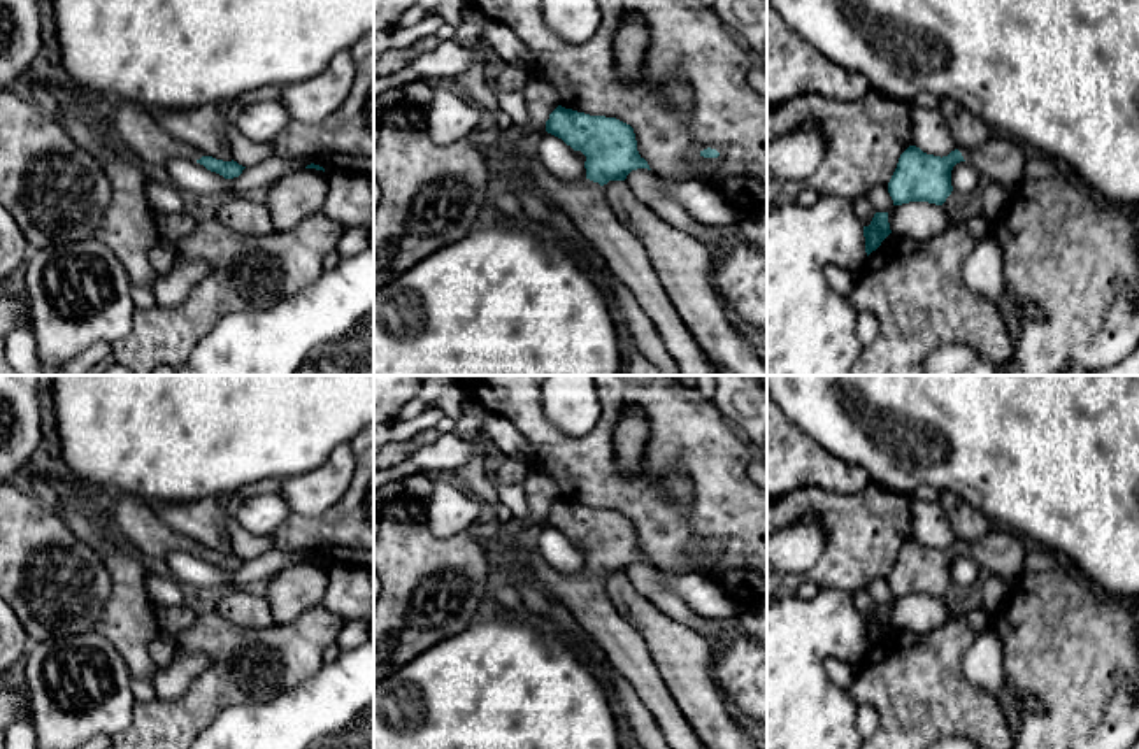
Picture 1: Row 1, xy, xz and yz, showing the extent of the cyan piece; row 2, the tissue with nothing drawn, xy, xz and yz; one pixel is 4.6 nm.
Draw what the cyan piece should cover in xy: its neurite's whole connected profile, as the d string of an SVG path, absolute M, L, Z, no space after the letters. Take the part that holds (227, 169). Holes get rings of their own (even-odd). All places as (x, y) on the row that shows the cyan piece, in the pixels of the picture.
M118 102L107 107L107 125L130 158L149 165L165 165L174 158L181 158L197 161L225 179L239 177L246 168L233 160L223 161L212 156L202 156L193 146L172 137L151 111L128 102Z

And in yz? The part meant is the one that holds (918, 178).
M995 132L985 144L972 149L955 149L942 158L909 146L899 158L888 182L888 193L893 205L909 202L942 205L953 191L951 170L960 161L971 163L979 175L1011 191L1025 179L1027 158L1025 146Z

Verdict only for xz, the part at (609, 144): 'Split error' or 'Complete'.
Split error

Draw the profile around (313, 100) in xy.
M340 51L316 77L283 86L279 102L293 121L321 123L344 103L353 88L355 74L356 61L349 51Z

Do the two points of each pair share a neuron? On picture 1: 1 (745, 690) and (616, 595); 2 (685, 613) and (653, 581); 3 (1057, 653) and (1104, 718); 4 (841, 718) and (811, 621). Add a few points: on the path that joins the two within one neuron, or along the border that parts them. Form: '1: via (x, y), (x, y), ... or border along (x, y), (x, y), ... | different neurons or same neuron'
1: border along (715, 642), (713, 677), (725, 693) | different neurons
2: via (676, 607), (659, 590) | same neuron
3: via (1073, 669), (1096, 691), (1096, 702) | same neuron
4: via (816, 693), (809, 686), (809, 646) | same neuron

